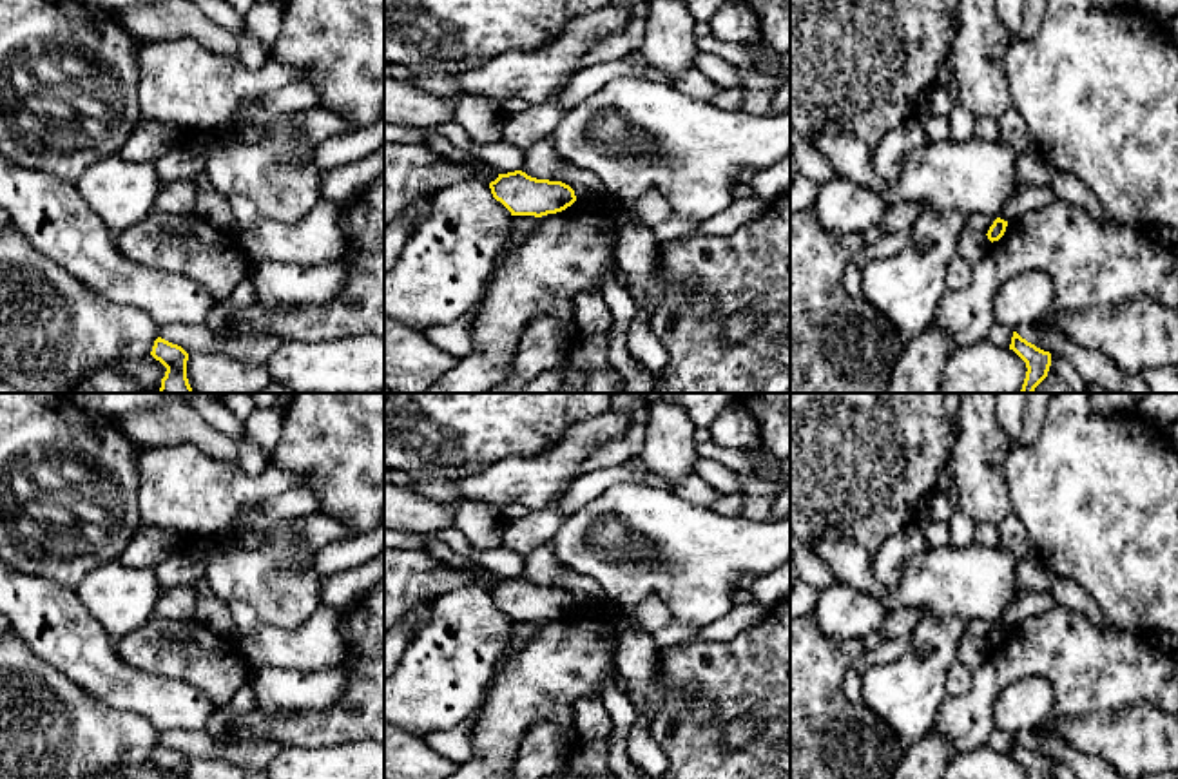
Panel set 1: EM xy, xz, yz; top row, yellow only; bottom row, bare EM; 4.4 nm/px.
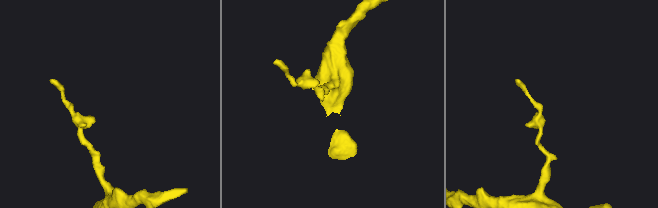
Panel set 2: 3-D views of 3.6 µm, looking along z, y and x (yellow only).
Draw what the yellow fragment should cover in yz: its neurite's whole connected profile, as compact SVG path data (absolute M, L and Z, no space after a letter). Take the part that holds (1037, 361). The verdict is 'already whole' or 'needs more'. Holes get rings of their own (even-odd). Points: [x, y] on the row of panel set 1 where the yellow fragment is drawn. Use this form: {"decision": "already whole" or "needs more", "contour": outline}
{"decision": "already whole", "contour": "M1013 332L1009 350L1013 350L1026 362L1026 379L1019 393L1033 393L1035 388L1048 377L1051 366L1051 353L1037 348Z"}

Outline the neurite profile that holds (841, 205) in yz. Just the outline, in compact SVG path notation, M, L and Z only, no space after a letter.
M839 176L819 185L812 208L826 230L863 234L879 226L888 207L875 190Z

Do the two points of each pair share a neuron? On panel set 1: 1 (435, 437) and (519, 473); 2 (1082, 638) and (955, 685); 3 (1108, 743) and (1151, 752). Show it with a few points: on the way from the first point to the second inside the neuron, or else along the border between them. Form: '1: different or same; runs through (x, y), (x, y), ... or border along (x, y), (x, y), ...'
1: different; border along (537, 453), (501, 459), (477, 473), (455, 479)
2: different; border along (974, 671), (970, 687), (950, 698)
3: same; runs through (1119, 743), (1137, 743), (1140, 747)

